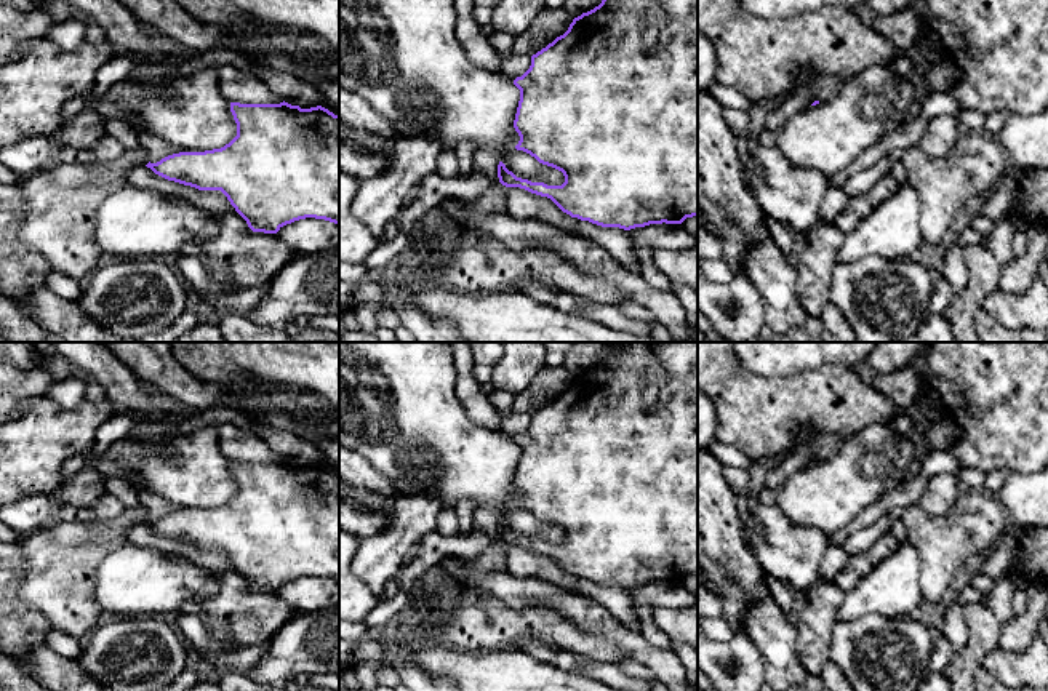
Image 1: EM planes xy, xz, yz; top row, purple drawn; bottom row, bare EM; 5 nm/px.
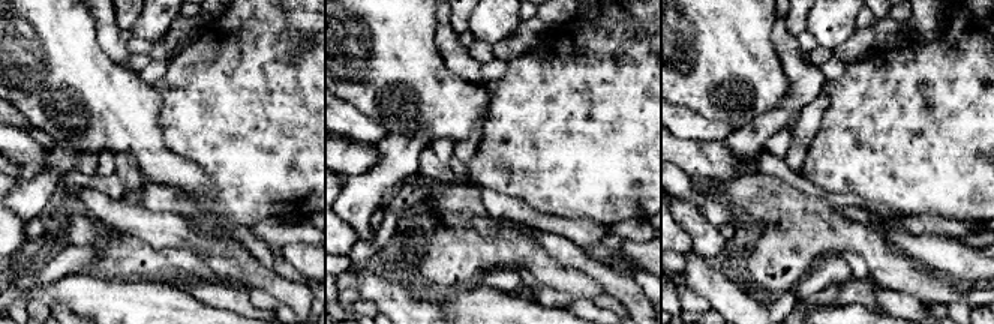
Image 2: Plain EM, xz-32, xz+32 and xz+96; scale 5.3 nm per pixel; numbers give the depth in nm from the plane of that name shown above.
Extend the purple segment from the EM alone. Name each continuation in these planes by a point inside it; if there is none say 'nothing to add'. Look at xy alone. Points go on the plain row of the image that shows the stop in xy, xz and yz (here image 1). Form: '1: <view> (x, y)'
nothing to add

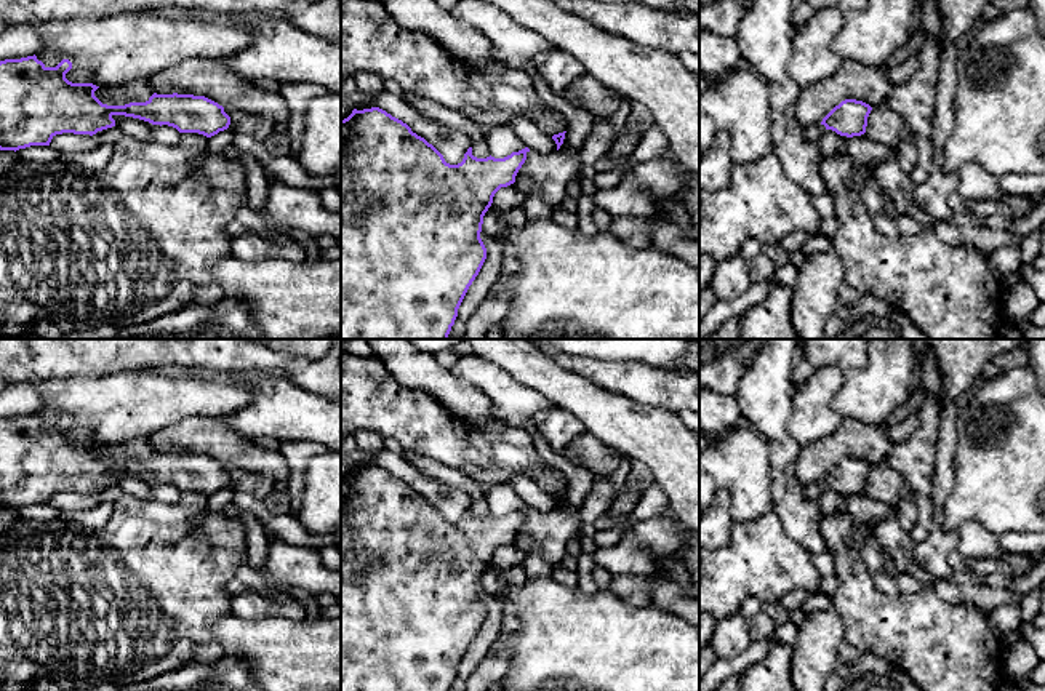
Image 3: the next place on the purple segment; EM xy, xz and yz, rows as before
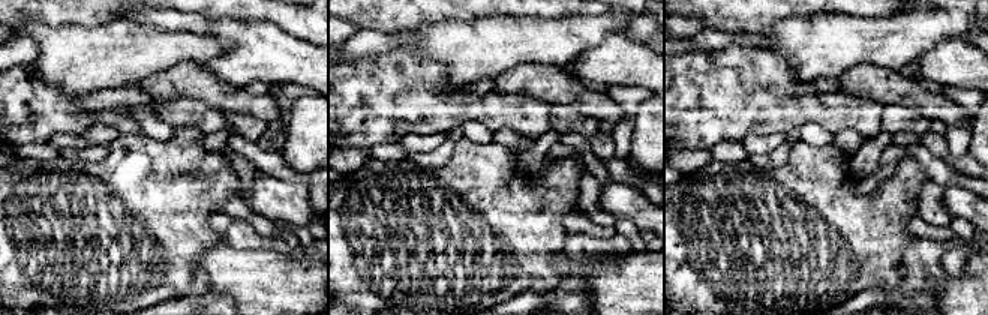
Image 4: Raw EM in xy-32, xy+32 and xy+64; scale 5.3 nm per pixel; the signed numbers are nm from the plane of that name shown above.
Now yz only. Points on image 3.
1: yz (816, 490)

